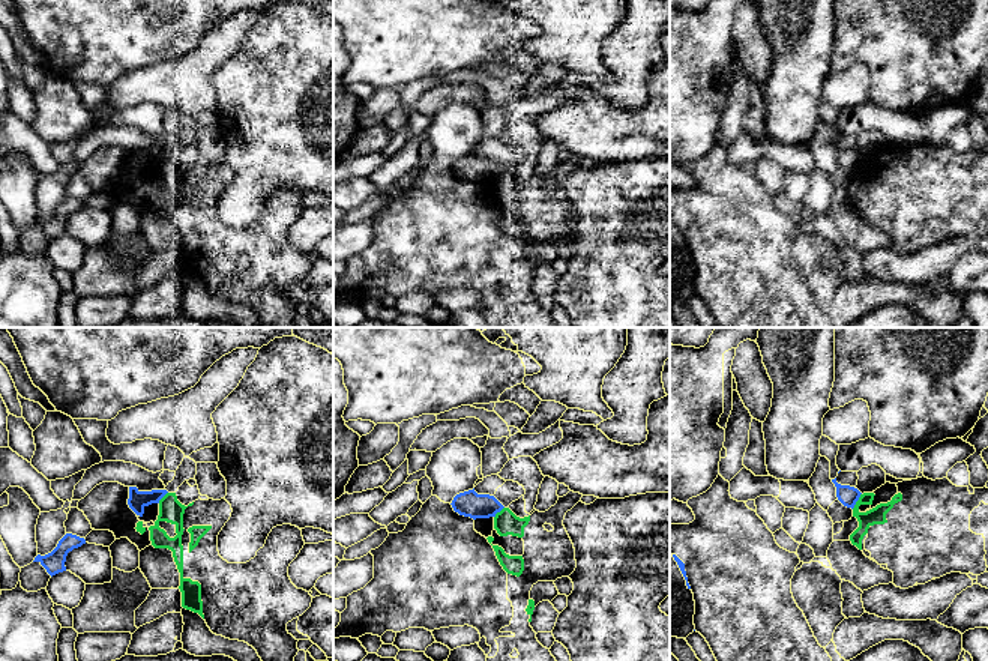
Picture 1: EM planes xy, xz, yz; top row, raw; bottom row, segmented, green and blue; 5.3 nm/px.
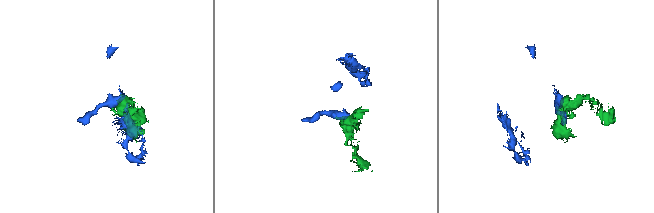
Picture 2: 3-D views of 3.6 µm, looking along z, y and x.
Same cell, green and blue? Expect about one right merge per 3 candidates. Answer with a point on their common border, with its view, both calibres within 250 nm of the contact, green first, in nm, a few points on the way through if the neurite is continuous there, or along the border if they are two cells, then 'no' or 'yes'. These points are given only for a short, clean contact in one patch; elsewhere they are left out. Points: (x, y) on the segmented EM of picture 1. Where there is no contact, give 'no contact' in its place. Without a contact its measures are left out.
contact yz (858, 501); calibres 100 and 100 nm; no

